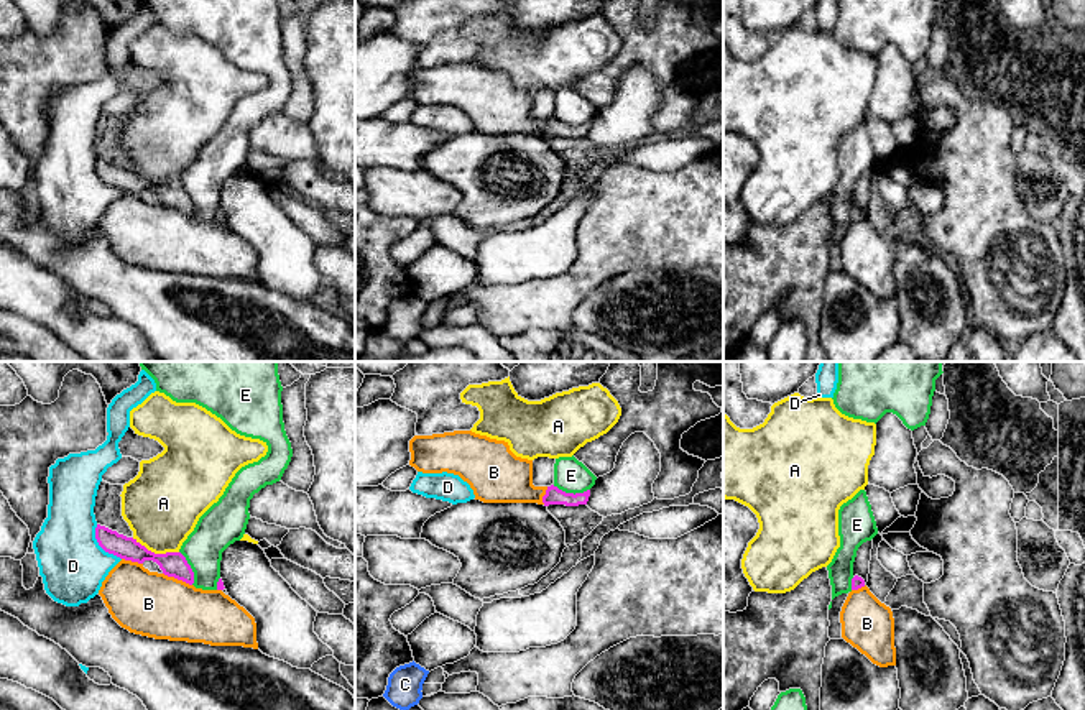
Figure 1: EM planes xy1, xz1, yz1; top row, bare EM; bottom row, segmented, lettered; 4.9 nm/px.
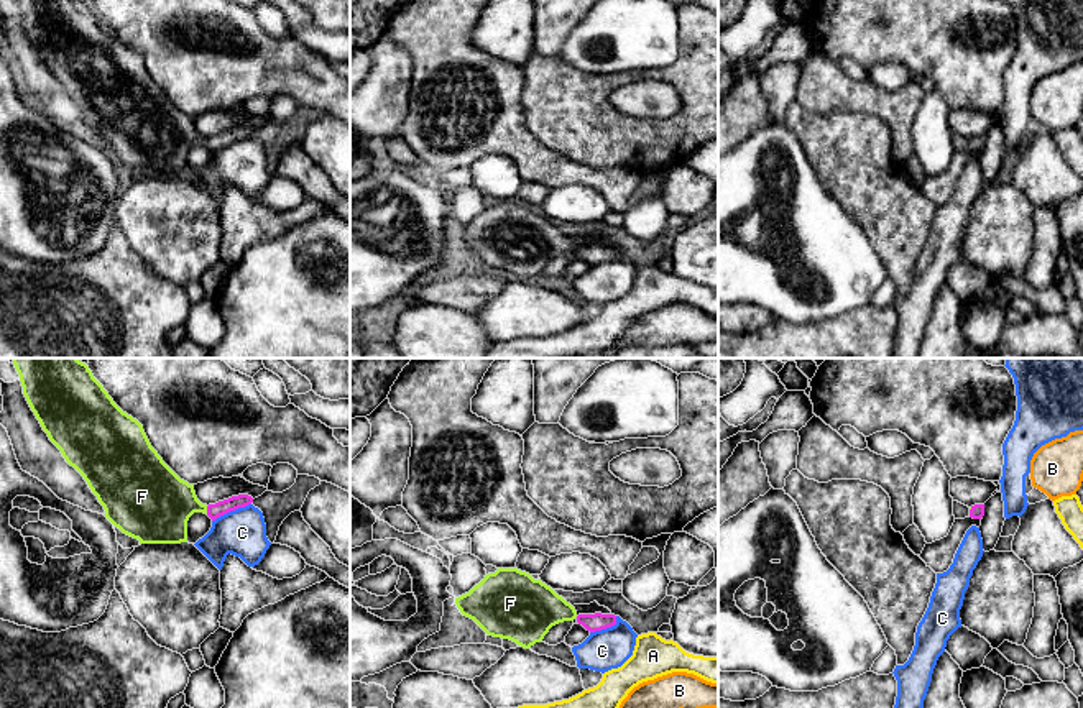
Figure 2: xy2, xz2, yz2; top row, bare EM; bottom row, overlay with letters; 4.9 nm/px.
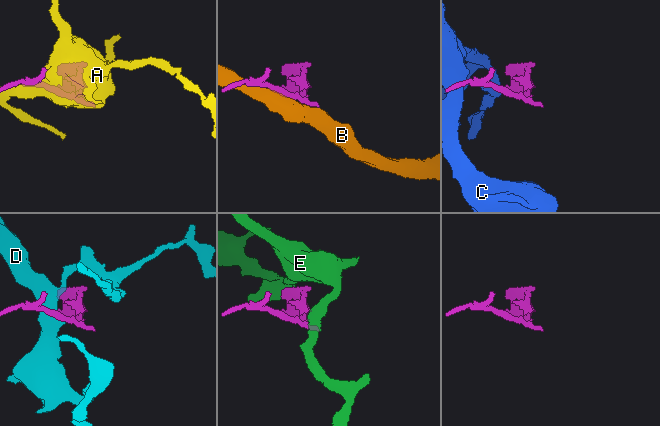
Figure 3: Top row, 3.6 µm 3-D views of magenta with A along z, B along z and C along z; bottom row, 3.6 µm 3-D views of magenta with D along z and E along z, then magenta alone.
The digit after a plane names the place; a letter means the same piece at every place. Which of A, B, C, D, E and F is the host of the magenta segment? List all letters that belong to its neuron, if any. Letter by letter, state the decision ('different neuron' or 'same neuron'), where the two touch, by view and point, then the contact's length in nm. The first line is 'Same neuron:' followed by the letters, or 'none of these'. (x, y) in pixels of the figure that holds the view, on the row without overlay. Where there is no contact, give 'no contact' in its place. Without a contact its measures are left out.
Same neuron: F
A: different neuron; contact xy1 (153, 184); length 240 nm
B: different neuron; contact xy1 (178, 211); length 160 nm
C: different neuron; contact xy2 (230, 142); length 220 nm
D: different neuron; contact xy1 (101, 178); length 220 nm
E: different neuron; contact xz1 (571, 125); length 190 nm
F: same neuron; contact xy2 (207, 142); length 40 nm

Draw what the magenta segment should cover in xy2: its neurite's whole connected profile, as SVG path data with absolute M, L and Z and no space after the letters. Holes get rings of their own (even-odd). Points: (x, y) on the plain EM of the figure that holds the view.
M16 0L23 26L49 72L61 82L66 94L87 113L92 125L105 141L105 149L123 166L140 176L187 174L187 153L194 145L204 145L212 153L253 135L248 126L232 128L215 136L202 136L194 117L181 112L151 79L143 57L123 44L89 0Z

